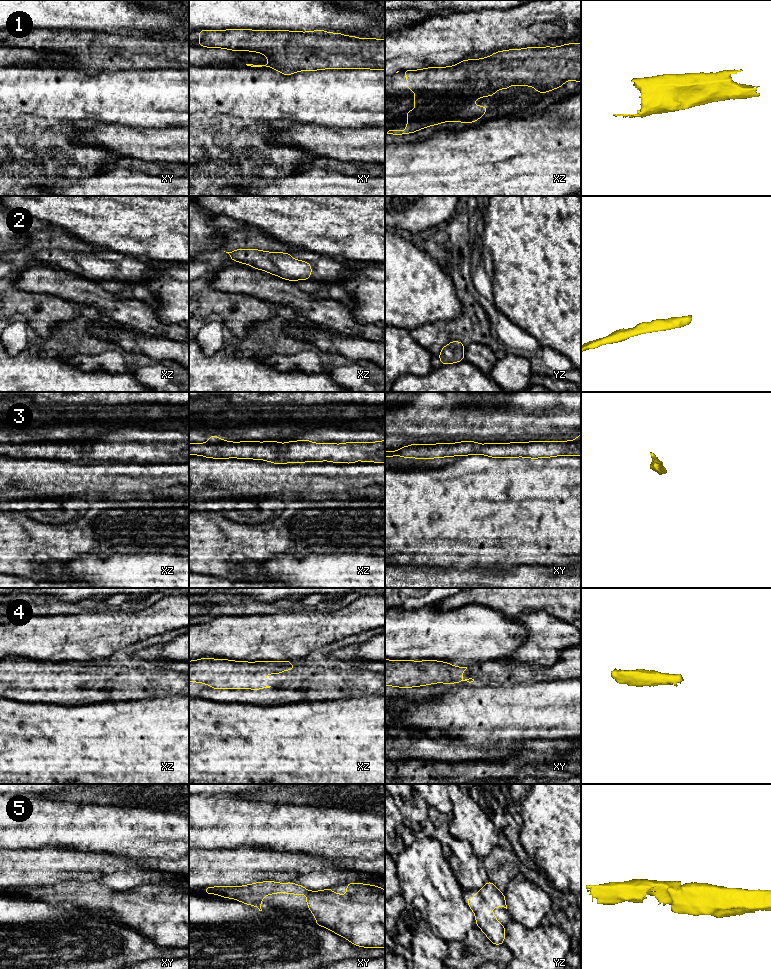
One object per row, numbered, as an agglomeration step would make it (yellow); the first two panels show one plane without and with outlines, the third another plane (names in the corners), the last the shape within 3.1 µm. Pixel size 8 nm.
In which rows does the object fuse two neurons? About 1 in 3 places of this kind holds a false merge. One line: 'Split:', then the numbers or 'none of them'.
Split: none of them

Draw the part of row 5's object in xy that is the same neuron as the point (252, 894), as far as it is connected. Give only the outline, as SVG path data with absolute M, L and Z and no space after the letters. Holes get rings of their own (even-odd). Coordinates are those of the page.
M273 881L258 882L239 887L216 886L205 887L204 893L218 894L224 898L236 899L248 905L261 909L262 898L274 893L289 893L302 895L308 894L305 901L308 909L316 918L316 925L325 927L334 933L346 938L356 946L365 948L385 947L385 890L375 885L348 883L346 886L348 895L333 893L332 888L322 891L309 891L295 883L276 883Z

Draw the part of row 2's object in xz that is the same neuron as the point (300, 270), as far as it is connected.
M237 249L226 252L230 259L251 265L285 280L308 280L312 273L308 262L295 260L289 253L266 252L257 249Z

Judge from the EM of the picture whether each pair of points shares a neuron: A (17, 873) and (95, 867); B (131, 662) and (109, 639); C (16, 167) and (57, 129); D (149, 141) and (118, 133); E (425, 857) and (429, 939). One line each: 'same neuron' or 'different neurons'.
A: same neuron
B: different neurons
C: same neuron
D: same neuron
E: different neurons

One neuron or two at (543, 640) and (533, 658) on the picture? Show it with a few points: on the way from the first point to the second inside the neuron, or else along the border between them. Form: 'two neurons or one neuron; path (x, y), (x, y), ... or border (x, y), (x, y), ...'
one neuron; path (543, 644), (535, 654)

